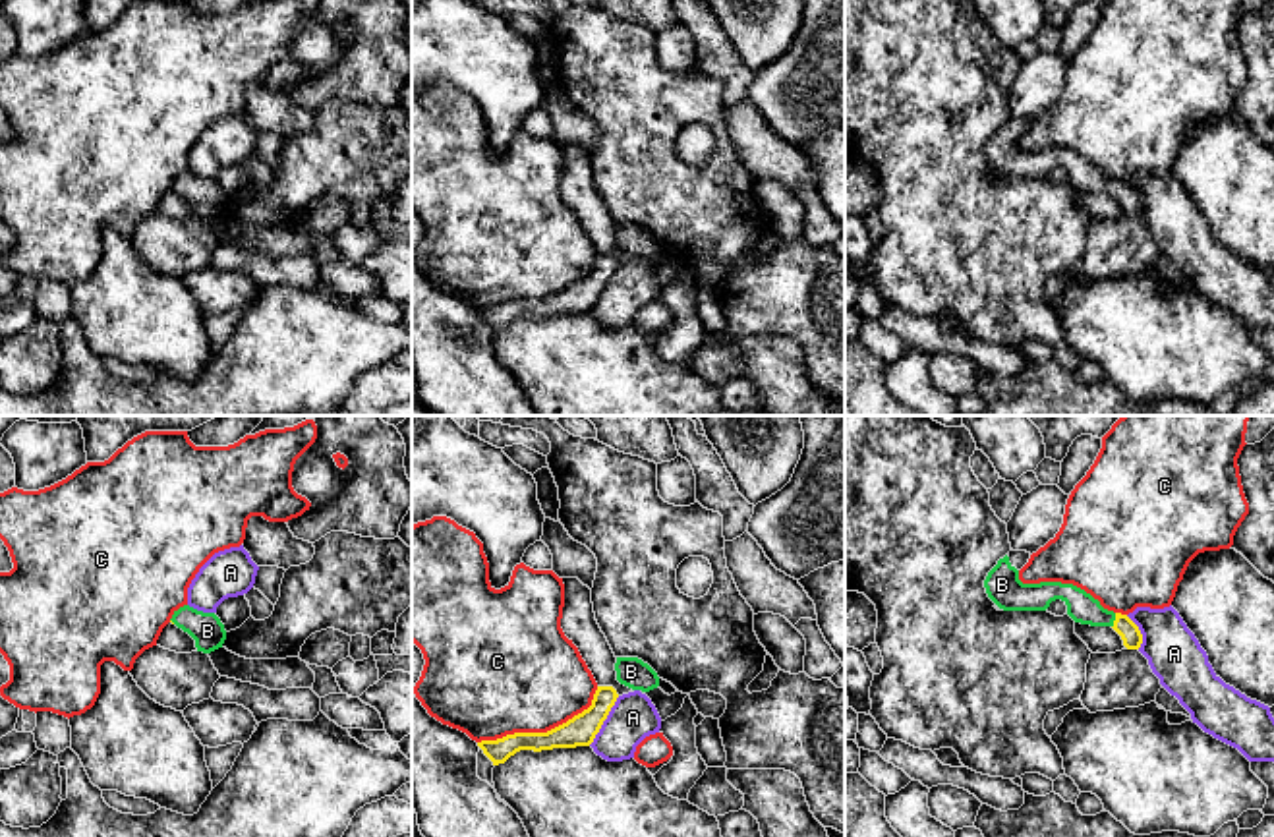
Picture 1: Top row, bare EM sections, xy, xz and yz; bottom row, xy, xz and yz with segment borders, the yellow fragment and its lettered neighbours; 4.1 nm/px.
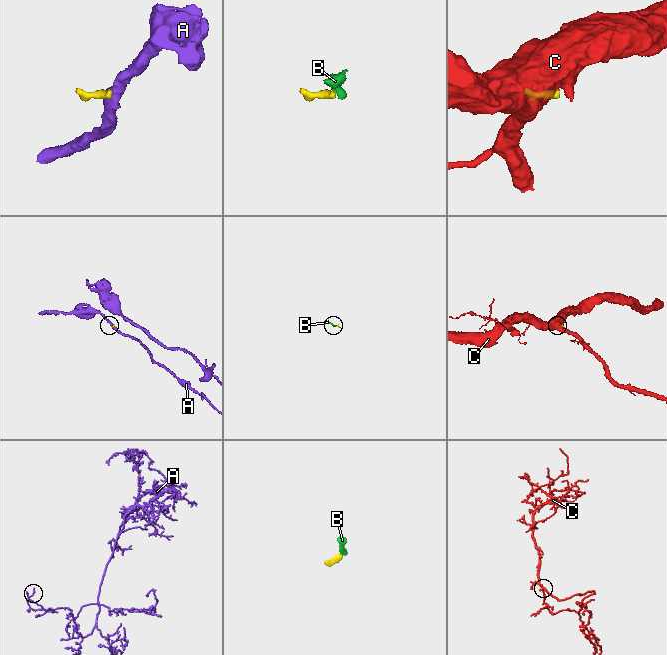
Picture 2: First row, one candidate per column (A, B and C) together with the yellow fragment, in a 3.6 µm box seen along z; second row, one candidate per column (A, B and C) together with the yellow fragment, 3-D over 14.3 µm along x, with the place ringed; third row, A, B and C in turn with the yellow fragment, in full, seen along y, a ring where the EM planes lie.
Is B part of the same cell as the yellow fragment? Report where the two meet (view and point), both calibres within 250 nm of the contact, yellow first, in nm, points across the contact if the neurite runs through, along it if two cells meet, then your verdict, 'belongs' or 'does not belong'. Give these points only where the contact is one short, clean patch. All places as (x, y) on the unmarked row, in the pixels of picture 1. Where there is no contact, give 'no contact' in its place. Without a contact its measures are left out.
contact yz (1114, 188); calibres 90 and 120 nm; way yz (1129, 200), (1114, 188), (1081, 174); belongs

